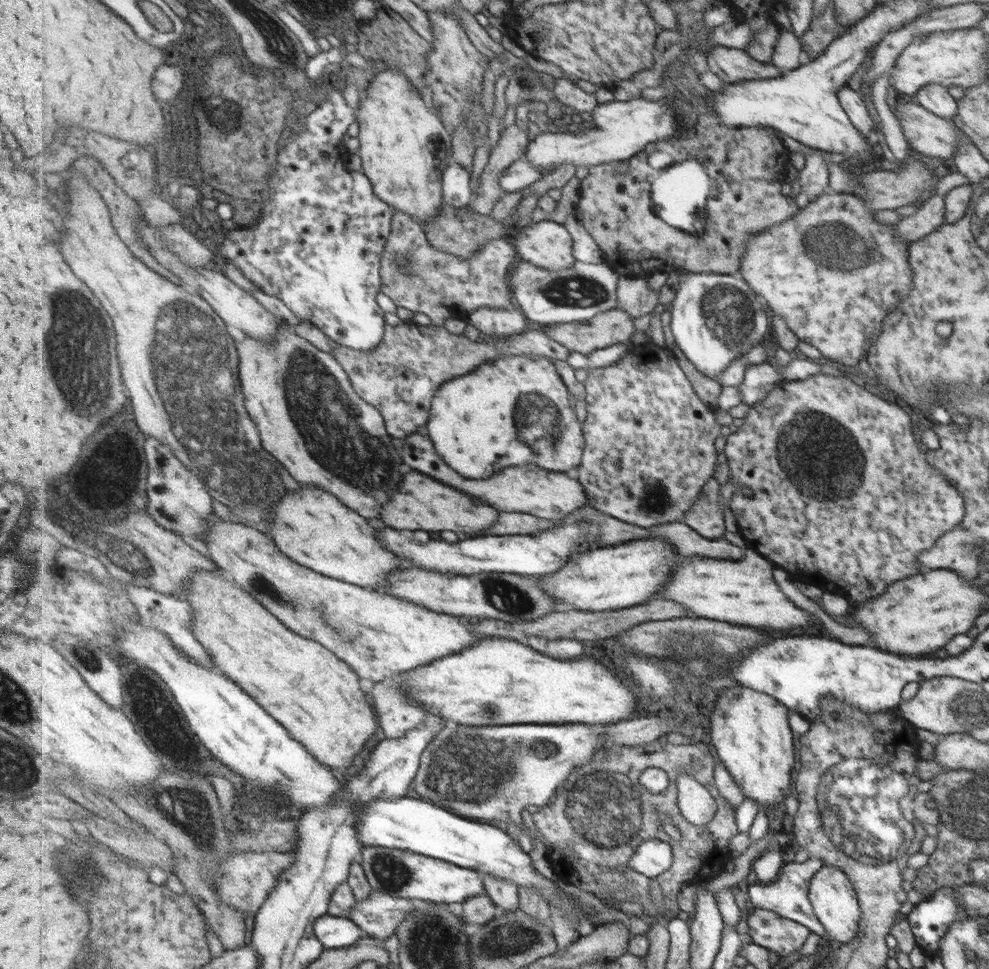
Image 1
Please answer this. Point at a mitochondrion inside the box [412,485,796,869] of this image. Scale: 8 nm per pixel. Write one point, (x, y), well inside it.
(602, 804)

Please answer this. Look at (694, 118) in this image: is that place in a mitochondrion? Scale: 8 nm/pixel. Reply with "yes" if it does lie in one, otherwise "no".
yes

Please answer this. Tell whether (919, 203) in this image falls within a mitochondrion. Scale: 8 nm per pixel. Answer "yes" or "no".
no

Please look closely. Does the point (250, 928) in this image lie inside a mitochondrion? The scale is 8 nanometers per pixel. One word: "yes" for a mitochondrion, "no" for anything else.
no

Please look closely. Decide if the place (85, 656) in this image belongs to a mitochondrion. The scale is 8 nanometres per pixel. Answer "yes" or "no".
yes

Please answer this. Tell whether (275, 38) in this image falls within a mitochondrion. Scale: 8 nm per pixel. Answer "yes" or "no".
yes

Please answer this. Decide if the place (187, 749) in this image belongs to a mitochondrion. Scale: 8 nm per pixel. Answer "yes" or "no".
no

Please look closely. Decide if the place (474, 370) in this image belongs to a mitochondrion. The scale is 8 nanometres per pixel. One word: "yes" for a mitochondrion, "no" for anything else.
no

